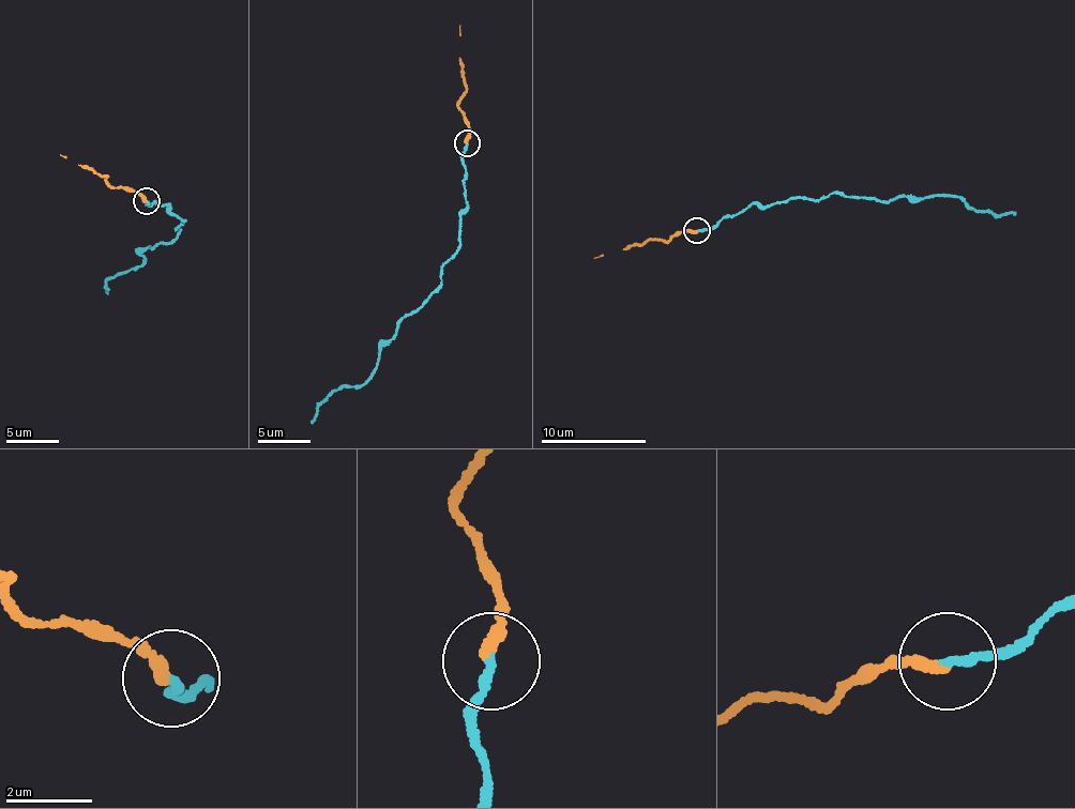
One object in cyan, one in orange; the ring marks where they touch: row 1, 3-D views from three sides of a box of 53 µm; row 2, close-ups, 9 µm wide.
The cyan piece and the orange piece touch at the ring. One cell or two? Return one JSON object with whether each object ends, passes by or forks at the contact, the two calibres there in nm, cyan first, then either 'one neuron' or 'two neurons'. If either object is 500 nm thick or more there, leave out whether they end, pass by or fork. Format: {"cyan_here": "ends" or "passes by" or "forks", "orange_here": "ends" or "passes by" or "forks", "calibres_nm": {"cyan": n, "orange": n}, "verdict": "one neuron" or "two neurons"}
{"cyan_here": "ends", "orange_here": "ends", "calibres_nm": {"cyan": 200, "orange": 240}, "verdict": "one neuron"}

